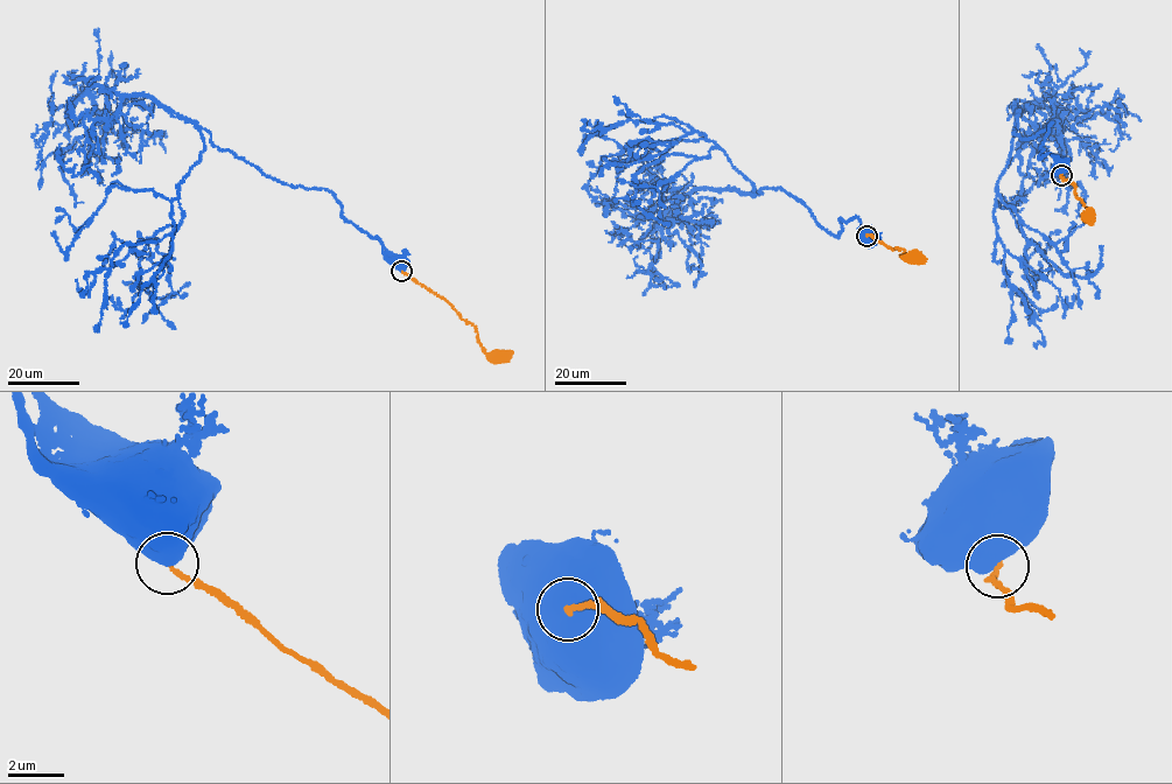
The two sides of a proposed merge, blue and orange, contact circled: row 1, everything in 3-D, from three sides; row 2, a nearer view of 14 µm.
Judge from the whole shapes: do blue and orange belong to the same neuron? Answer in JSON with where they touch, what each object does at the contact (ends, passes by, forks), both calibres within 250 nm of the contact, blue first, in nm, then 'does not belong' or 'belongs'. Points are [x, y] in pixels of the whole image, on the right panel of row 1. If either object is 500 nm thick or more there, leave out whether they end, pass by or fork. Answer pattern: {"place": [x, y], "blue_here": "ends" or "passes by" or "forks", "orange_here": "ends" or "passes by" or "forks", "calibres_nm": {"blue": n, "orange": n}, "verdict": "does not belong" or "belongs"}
{"place": [1061, 175], "calibres_nm": {"blue": 800, "orange": 170}, "verdict": "does not belong"}

